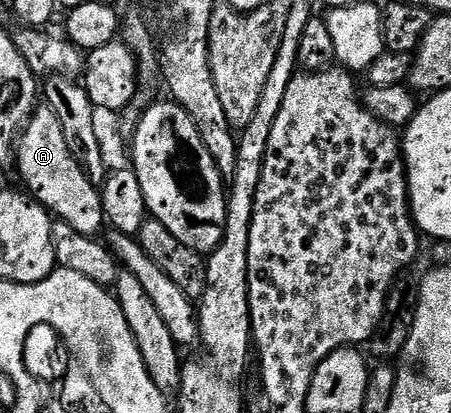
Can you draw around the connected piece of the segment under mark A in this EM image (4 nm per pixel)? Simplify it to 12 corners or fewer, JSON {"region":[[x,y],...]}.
{"region":[[49,106],[16,145],[25,191],[85,236],[103,231],[99,189]]}

